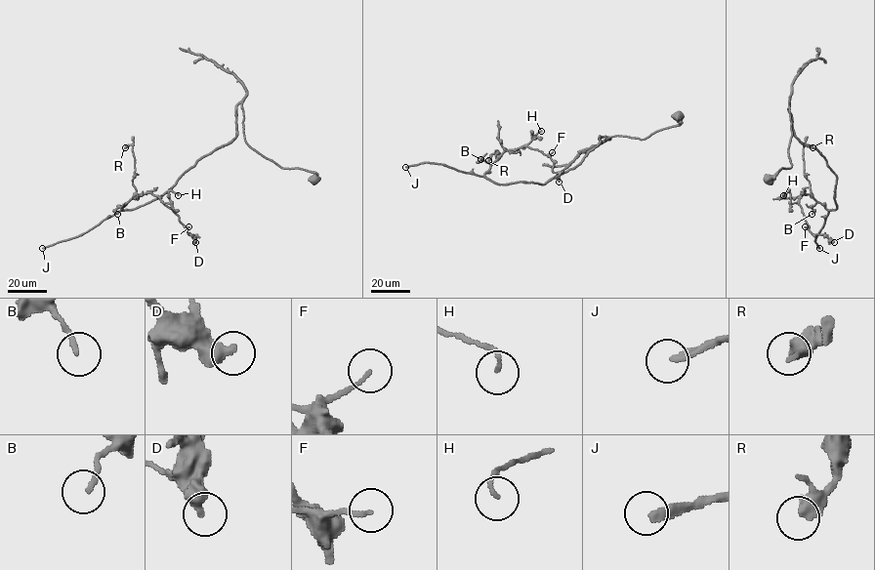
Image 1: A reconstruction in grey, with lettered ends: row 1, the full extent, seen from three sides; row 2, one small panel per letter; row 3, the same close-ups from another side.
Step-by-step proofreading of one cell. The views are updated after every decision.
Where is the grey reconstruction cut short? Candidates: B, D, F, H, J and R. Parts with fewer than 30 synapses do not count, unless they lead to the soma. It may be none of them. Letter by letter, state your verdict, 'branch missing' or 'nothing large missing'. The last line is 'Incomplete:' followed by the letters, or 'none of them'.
B: nothing large missing
D: nothing large missing
F: nothing large missing
H: nothing large missing
J: branch missing
R: nothing large missing
Incomplete: J

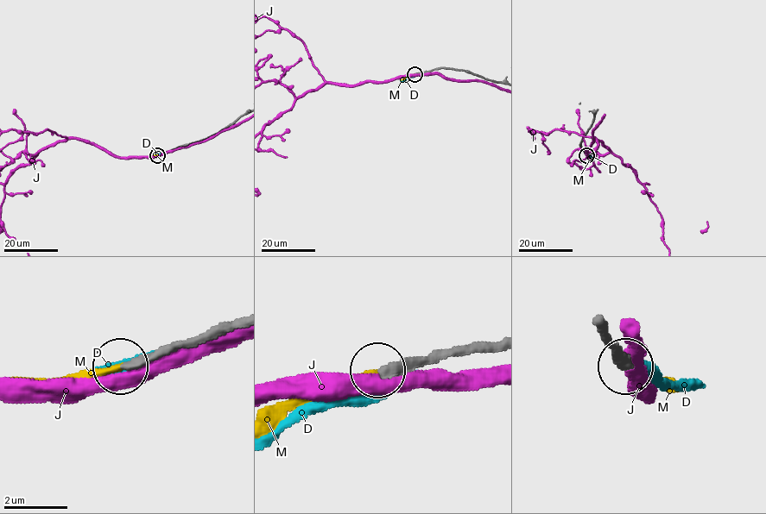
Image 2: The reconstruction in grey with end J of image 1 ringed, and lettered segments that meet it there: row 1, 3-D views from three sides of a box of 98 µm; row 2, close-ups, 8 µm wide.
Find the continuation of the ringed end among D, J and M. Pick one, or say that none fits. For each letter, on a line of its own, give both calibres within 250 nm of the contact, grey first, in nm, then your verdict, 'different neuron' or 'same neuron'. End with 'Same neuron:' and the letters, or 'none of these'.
D: calibres 400 and 400 nm; different neuron
J: calibres 360 and 480 nm; different neuron
M: calibres 320 and 240 nm; same neuron
Same neuron: M

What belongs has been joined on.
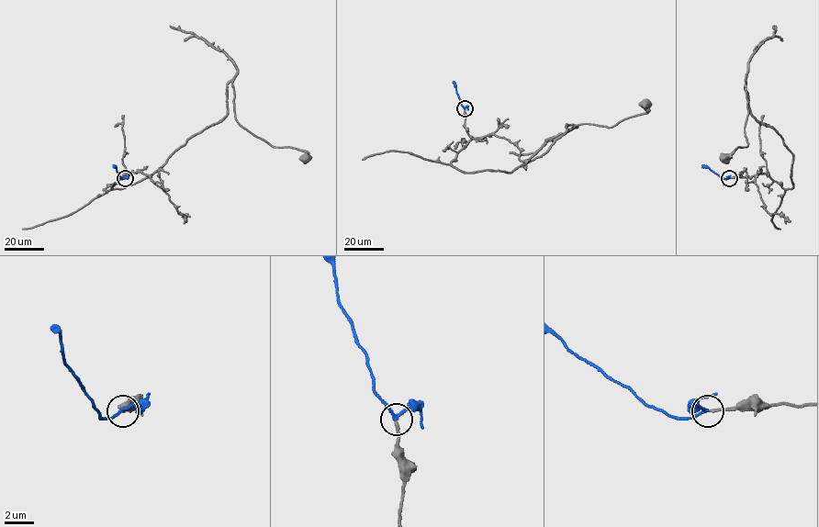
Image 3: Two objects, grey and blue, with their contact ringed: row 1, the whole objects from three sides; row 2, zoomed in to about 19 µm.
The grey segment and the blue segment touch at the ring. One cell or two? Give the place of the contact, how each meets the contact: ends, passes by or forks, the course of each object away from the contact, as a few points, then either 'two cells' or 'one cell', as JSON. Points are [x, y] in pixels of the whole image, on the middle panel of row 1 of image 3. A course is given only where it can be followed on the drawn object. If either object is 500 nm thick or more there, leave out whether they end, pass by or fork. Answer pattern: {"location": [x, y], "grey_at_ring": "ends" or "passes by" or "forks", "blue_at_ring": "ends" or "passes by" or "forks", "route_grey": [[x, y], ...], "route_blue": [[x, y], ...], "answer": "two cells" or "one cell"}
{"location": [465, 108], "grey_at_ring": "ends", "blue_at_ring": "passes by", "route_grey": [[464, 108], [471, 139], [451, 164], [512, 172], [541, 156], [566, 124], [611, 128], [645, 114], [645, 103]], "route_blue": [[464, 108], [453, 81]], "answer": "one cell"}

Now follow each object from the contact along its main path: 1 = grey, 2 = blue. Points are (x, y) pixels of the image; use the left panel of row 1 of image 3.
1: (124, 178), (111, 189), (150, 176), (227, 115), (231, 81), (237, 121), (306, 158)
2: (124, 178), (121, 178), (113, 164)

